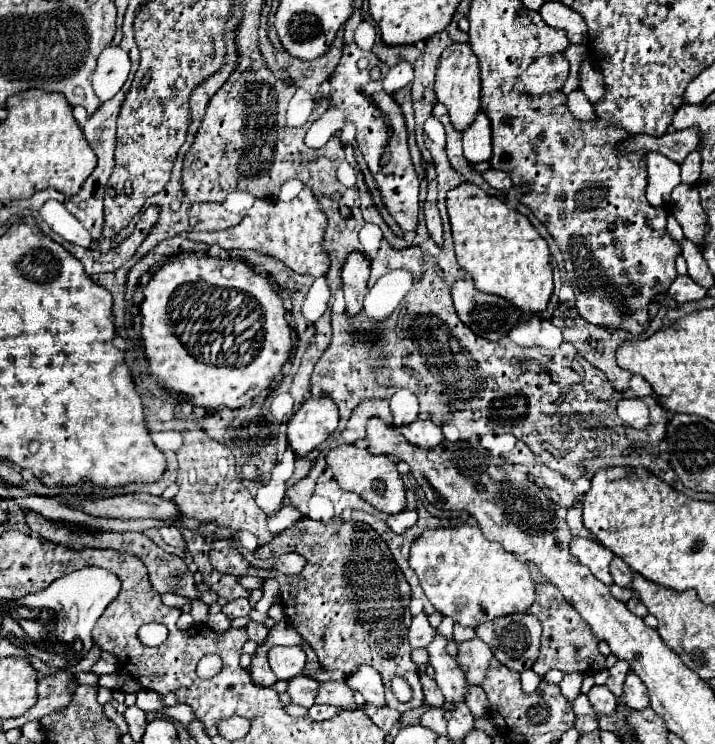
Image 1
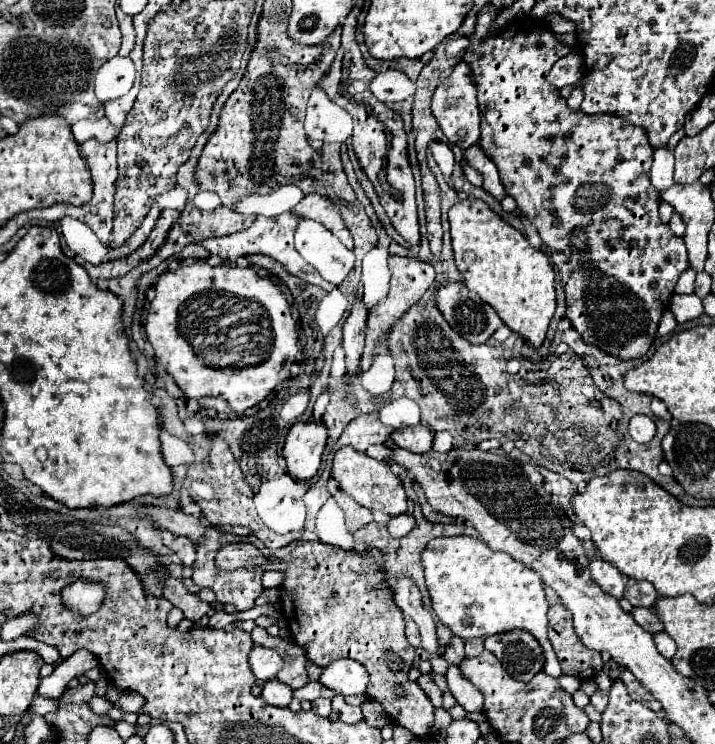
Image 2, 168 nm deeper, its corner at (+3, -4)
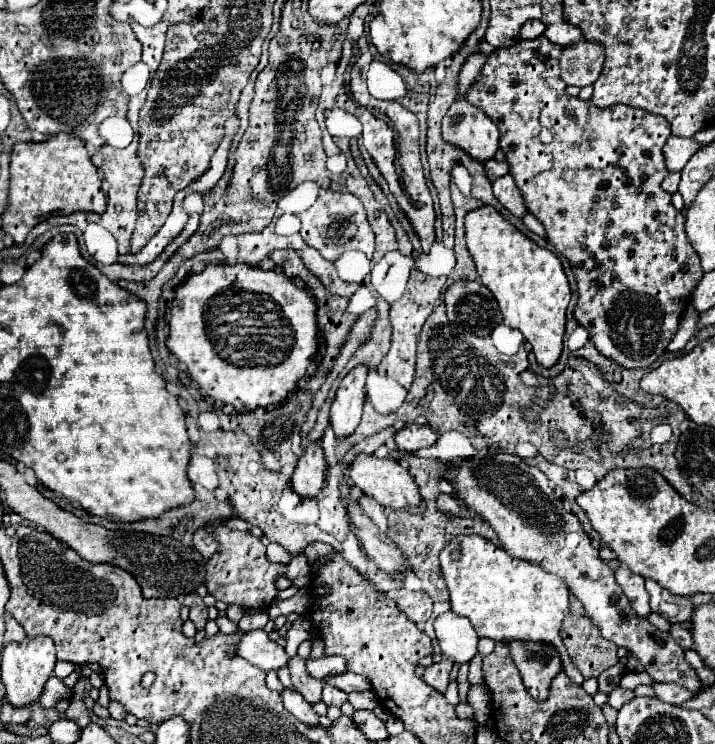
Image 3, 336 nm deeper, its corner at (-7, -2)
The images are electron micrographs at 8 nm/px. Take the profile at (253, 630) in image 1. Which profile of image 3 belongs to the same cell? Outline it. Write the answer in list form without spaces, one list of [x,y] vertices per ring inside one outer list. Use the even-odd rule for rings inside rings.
[[[298,655],[290,659],[288,663],[290,675],[292,675],[292,683],[296,687],[296,691],[308,701],[308,703],[318,703],[322,701],[322,681],[316,681],[314,677],[308,677],[306,669],[304,669],[304,659],[300,659]]]

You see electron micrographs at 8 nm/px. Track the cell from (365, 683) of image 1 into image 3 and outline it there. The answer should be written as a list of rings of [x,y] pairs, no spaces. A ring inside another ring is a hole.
[[[320,657],[320,659],[308,659],[306,661],[306,671],[308,675],[316,677],[316,679],[326,679],[330,675],[336,675],[336,673],[346,673],[346,665],[344,665],[344,659],[342,657]]]

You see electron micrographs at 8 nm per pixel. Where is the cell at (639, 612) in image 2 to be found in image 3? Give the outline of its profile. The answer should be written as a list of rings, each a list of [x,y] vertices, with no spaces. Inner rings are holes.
[[[672,625],[670,629],[670,635],[684,647],[684,649],[694,649],[694,641],[692,641],[692,633],[688,631],[688,627],[682,627],[682,625]]]

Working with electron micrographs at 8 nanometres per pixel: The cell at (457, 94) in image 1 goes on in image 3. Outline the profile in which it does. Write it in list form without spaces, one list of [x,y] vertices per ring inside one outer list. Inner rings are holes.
[[[458,97],[442,121],[442,139],[472,159],[484,163],[494,159],[498,151],[498,129],[480,109],[472,109],[468,101]]]

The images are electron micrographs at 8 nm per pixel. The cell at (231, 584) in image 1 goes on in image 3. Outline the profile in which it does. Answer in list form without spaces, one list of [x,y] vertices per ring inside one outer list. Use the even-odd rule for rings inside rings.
[[[218,525],[214,535],[220,543],[220,549],[208,561],[208,593],[228,605],[240,605],[246,609],[268,607],[278,595],[276,577],[286,573],[286,565],[270,563],[266,557],[266,545],[250,533],[234,531],[228,525]]]

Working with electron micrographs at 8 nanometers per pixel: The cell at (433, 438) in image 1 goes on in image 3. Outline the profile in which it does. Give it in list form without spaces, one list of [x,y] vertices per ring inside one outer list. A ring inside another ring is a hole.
[[[416,423],[404,425],[394,437],[396,447],[402,453],[416,453],[418,449],[434,445],[436,439],[438,439],[438,435],[430,425],[416,425]]]

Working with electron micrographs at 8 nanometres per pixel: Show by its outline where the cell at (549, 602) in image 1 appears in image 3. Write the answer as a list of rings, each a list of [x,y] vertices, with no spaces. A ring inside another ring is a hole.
[[[568,615],[562,625],[562,639],[572,663],[584,679],[598,677],[602,671],[618,663],[618,647],[606,641],[588,617]]]

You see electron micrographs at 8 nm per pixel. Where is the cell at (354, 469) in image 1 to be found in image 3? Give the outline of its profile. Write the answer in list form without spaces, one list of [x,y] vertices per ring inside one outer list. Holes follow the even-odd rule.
[[[362,453],[350,465],[350,479],[366,495],[374,497],[382,507],[406,509],[406,507],[418,507],[420,505],[420,493],[418,493],[418,485],[414,483],[414,477],[408,473],[408,469],[404,469],[394,459],[378,459],[374,455],[364,455]]]

